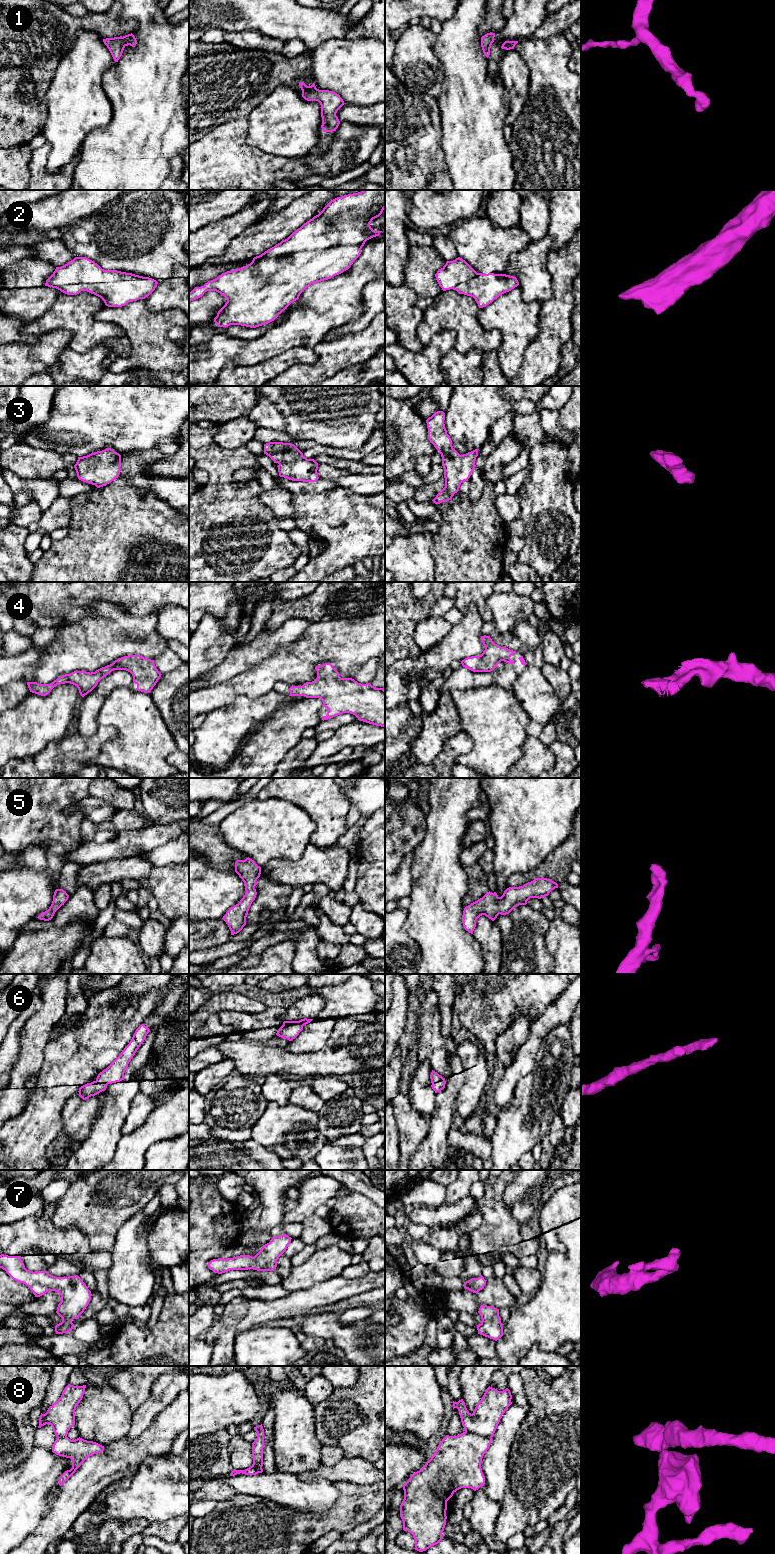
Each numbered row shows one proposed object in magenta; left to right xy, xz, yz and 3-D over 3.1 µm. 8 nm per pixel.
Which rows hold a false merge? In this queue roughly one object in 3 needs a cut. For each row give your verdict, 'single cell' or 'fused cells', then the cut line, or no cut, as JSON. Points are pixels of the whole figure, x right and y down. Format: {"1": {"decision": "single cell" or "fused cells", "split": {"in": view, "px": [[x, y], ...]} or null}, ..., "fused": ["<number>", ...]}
{"1": {"decision": "single cell", "split": null}, "2": {"decision": "single cell", "split": null}, "3": {"decision": "single cell", "split": null}, "4": {"decision": "single cell", "split": null}, "5": {"decision": "single cell", "split": null}, "6": {"decision": "single cell", "split": null}, "7": {"decision": "single cell", "split": null}, "8": {"decision": "fused cells", "split": {"in": "yz", "px": [[465, 1430], [491, 1438]]}}, "fused": ["8"]}

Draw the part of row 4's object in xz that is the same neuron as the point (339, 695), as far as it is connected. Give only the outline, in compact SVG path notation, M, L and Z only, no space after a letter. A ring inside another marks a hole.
M331 663L315 667L317 678L303 686L291 686L289 696L320 698L328 709L322 720L343 713L355 715L358 720L385 728L385 690L370 683L361 684L352 678L341 678Z

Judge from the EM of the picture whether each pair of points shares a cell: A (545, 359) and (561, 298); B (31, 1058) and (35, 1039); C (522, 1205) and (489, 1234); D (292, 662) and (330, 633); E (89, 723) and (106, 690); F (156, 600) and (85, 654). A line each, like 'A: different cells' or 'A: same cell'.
A: same cell
B: same cell
C: different cells
D: same cell
E: same cell
F: different cells

